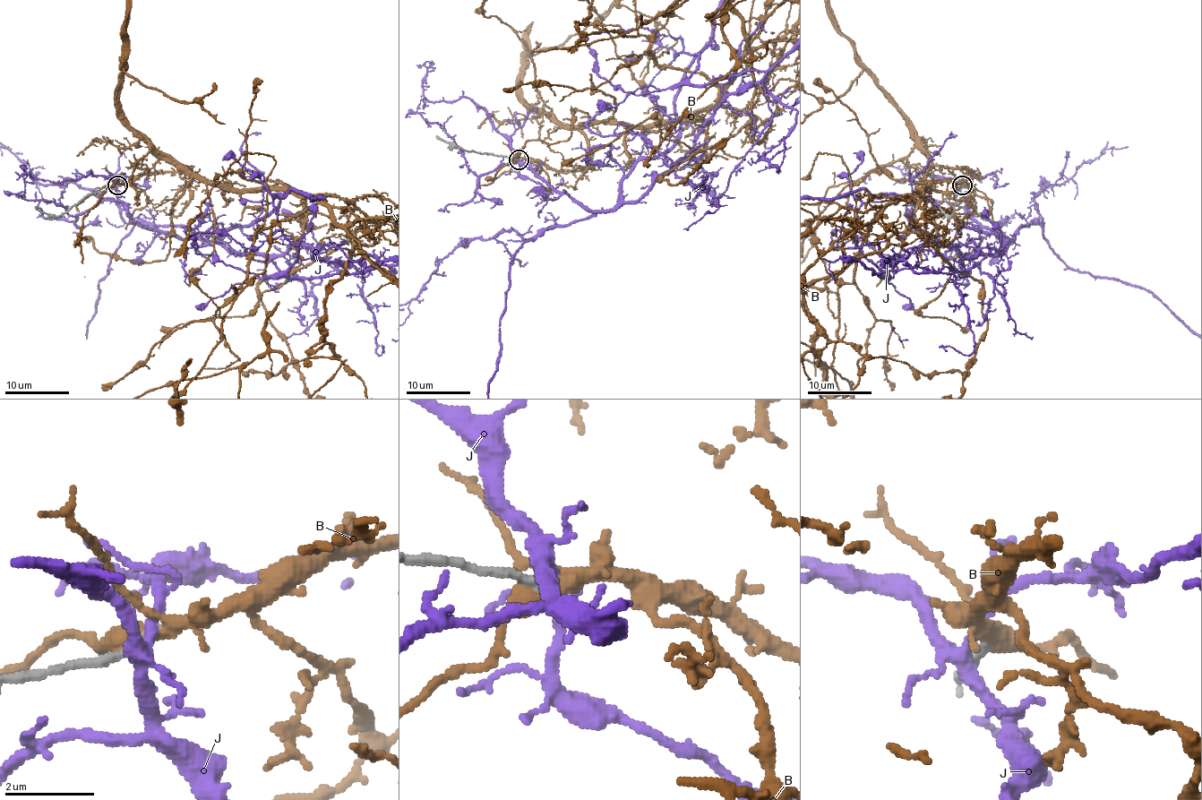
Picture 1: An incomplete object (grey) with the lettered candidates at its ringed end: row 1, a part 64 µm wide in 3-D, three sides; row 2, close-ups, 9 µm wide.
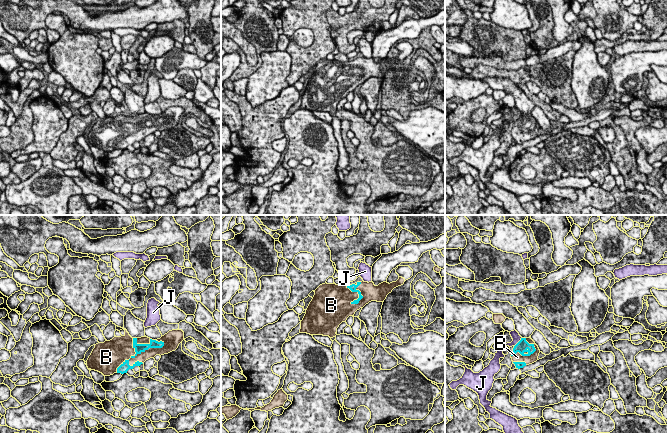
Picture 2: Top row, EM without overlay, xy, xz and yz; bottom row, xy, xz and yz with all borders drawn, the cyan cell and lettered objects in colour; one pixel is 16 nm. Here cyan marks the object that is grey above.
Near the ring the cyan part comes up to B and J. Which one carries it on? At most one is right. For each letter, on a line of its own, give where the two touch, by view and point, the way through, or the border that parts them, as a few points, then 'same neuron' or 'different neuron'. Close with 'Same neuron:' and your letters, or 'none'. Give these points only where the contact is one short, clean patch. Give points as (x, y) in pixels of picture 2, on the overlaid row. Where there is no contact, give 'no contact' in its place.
B: meets cyan in xy at (139, 353); same neuron
J: meets cyan in yz at (518, 342); border along yz (521, 337), (514, 346); different neuron
Same neuron: B

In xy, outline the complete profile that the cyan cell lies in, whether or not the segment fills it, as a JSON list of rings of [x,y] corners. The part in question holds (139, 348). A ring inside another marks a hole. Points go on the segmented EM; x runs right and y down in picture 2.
[[[124,330],[124,336],[115,336],[110,341],[106,340],[95,345],[87,360],[88,369],[98,371],[104,376],[114,373],[124,374],[156,355],[161,356],[175,351],[184,340],[182,330],[169,331],[157,340],[146,336],[132,338],[127,330]]]

